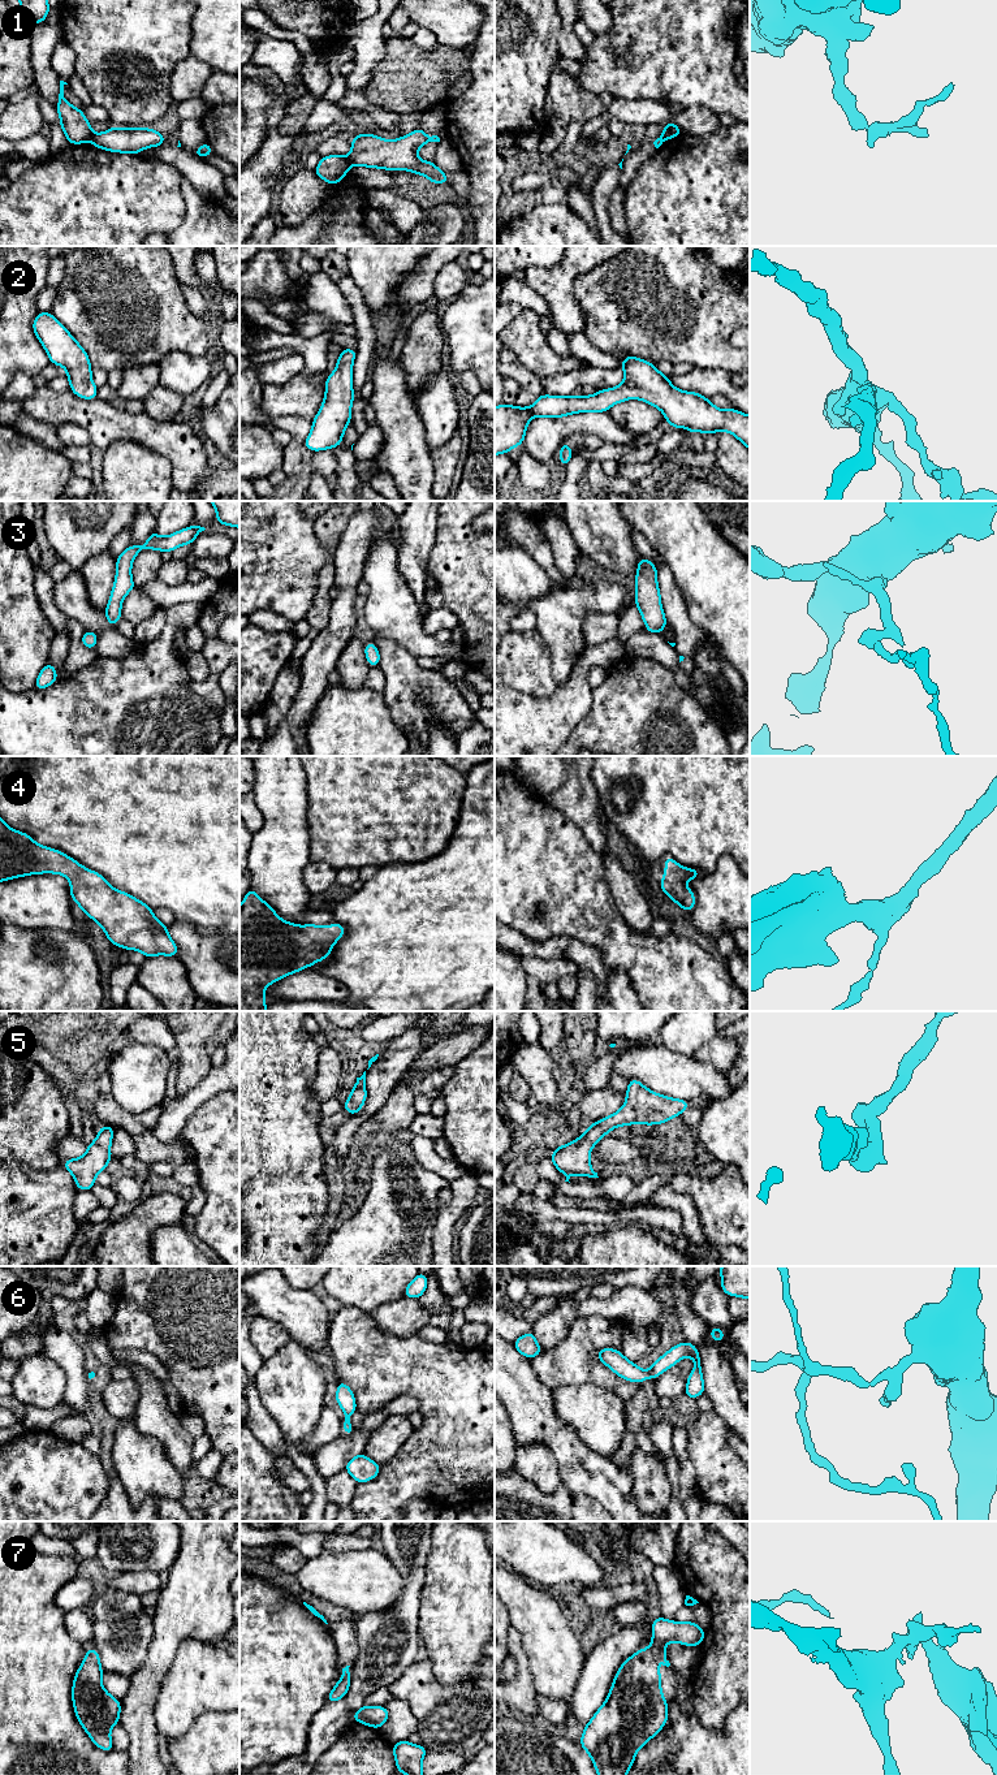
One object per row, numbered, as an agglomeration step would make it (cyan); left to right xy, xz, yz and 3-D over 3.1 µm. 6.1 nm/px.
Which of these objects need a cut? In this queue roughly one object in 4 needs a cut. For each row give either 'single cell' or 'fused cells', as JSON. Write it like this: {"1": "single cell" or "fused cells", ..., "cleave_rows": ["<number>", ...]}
{"1": "fused cells", "2": "single cell", "3": "single cell", "4": "single cell", "5": "single cell", "6": "single cell", "7": "single cell", "cleave_rows": ["1"]}

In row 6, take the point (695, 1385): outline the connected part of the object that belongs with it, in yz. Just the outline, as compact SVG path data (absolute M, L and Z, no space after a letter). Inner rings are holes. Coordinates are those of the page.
M686 1340L672 1347L668 1352L660 1356L647 1372L627 1360L621 1351L614 1348L603 1348L596 1352L596 1357L618 1377L636 1383L644 1382L647 1377L656 1379L661 1373L674 1366L686 1356L690 1356L695 1361L695 1365L687 1378L683 1394L691 1399L696 1399L699 1395L705 1392L702 1374L702 1361L699 1349Z

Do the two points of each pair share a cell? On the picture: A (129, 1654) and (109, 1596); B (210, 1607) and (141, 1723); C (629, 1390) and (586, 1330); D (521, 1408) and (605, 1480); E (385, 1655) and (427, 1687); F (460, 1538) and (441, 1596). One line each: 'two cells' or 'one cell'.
A: one cell
B: one cell
C: one cell
D: one cell
E: two cells
F: one cell

